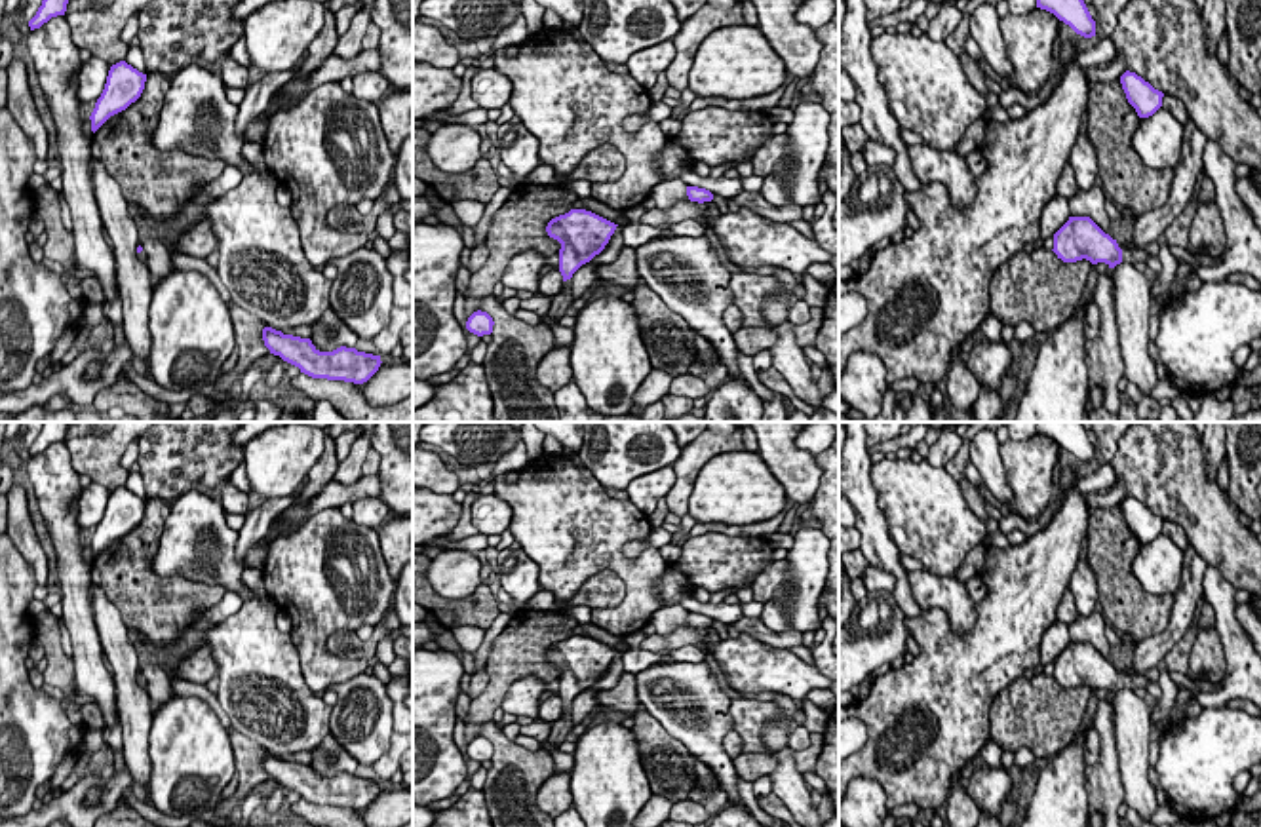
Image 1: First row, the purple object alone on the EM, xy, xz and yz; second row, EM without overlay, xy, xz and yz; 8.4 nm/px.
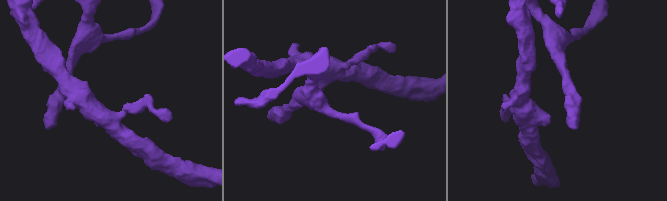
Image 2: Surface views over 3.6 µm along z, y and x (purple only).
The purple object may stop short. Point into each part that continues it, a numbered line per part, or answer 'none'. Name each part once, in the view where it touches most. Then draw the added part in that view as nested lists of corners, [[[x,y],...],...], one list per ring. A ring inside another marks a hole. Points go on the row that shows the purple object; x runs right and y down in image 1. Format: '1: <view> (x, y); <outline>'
1: yz (1138, 255); [[[1134,249],[1134,251],[1122,251],[1122,262],[1135,264],[1135,262],[1145,262],[1149,260],[1151,253],[1143,249]]]

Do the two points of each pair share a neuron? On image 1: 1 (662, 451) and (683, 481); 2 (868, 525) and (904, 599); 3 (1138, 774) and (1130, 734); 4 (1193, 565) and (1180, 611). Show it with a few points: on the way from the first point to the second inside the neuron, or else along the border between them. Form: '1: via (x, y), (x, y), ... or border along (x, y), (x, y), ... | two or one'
1: border along (681, 451), (670, 464) | two
2: via (875, 544), (902, 580) | one
3: via (1134, 765), (1132, 744) | one
4: via (1191, 576), (1191, 590), (1185, 599) | one

